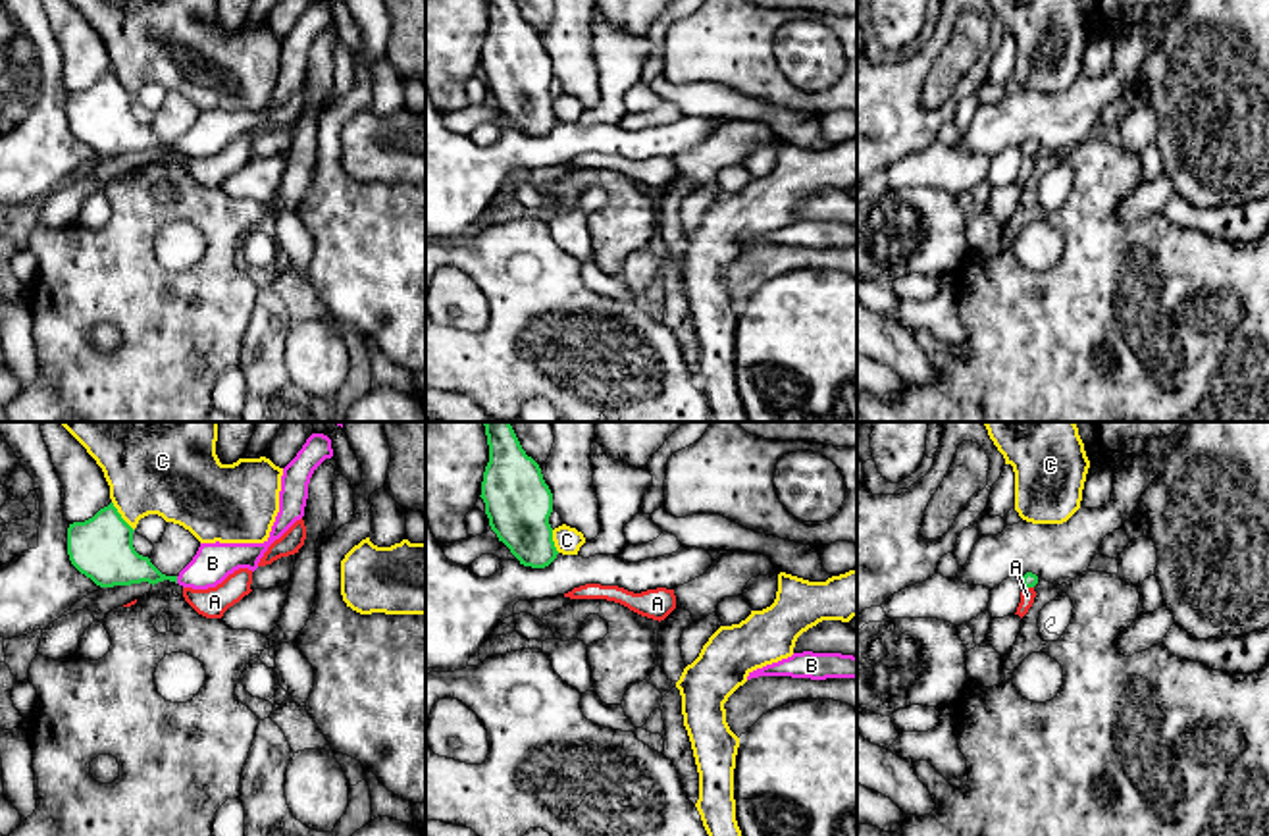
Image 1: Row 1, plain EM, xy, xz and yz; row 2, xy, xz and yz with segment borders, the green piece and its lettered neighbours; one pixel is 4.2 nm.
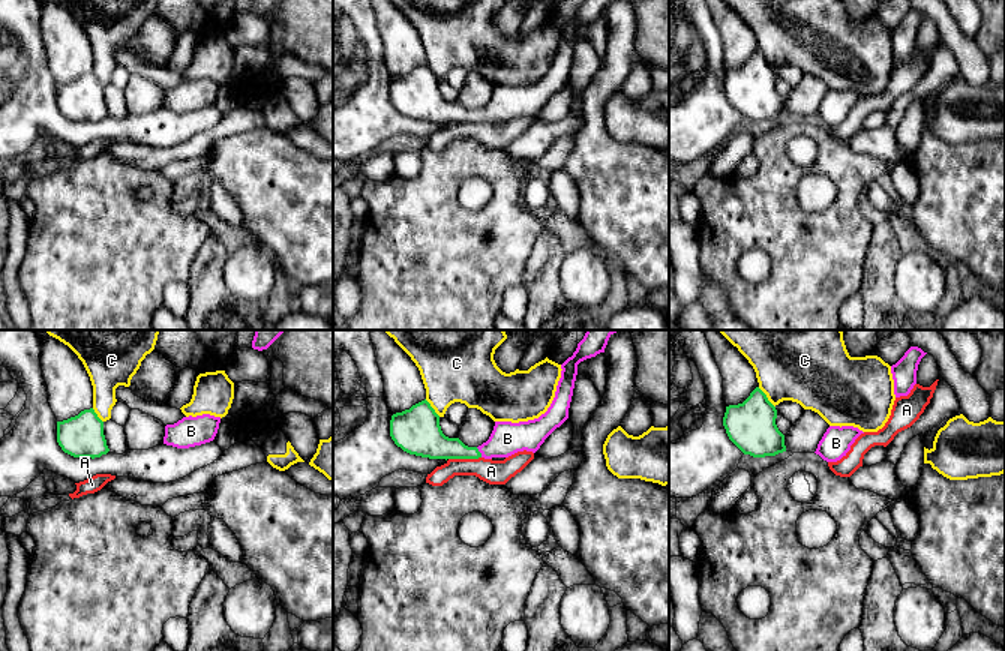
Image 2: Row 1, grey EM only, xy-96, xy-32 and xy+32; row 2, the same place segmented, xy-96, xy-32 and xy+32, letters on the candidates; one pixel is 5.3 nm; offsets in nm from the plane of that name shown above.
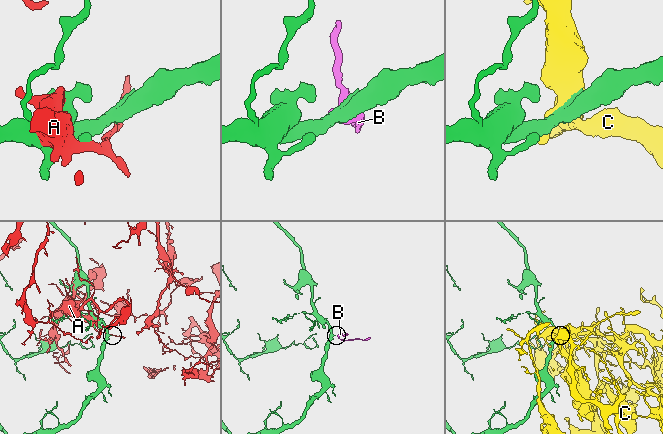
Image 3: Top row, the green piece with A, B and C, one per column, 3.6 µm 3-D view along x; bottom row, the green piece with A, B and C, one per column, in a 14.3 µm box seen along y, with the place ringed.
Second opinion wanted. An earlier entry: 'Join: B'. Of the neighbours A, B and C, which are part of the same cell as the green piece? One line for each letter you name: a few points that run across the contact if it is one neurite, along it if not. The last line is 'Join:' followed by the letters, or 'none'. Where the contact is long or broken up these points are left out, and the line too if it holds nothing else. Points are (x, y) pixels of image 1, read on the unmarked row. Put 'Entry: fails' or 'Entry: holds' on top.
Entry: holds
B: Line: xy (118, 133), (176, 149), (199, 143), (212, 131)
Join: B

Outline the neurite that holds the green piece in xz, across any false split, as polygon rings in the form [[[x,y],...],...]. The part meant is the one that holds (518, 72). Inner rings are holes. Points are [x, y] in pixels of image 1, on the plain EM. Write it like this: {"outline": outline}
{"outline": [[[485,0],[489,31],[481,67],[491,98],[524,135],[545,137],[558,119],[549,85],[553,62],[539,33],[526,23],[514,0]]]}

